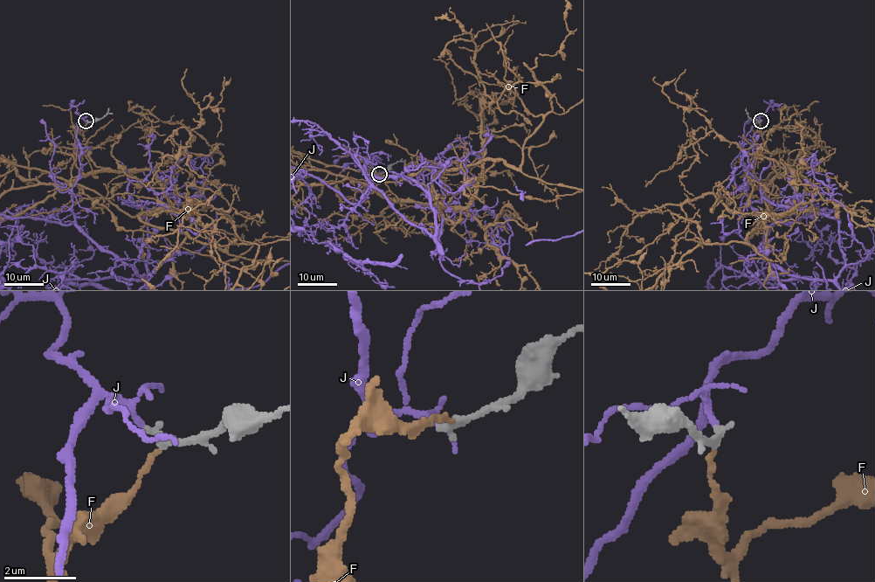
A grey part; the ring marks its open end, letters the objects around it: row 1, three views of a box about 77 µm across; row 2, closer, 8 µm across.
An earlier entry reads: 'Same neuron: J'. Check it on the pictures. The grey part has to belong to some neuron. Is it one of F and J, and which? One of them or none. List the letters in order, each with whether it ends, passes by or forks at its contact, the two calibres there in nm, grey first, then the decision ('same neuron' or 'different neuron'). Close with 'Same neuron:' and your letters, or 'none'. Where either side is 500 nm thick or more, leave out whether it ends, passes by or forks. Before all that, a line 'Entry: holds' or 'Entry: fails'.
Entry: holds
F: it ends; calibres 260 and 140 nm; different neuron
J: it passes by; calibres 240 and 130 nm; same neuron
Same neuron: J

